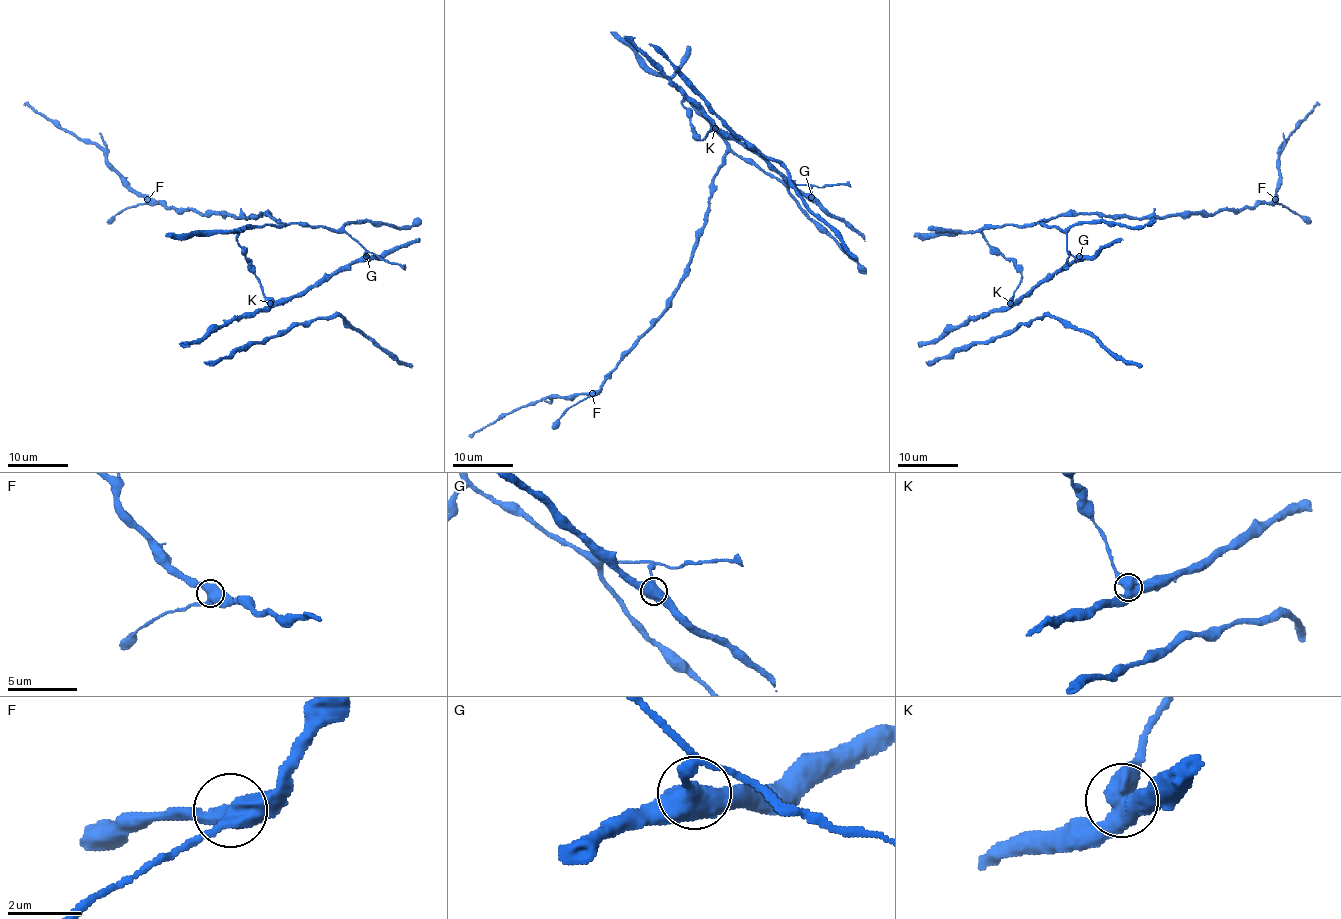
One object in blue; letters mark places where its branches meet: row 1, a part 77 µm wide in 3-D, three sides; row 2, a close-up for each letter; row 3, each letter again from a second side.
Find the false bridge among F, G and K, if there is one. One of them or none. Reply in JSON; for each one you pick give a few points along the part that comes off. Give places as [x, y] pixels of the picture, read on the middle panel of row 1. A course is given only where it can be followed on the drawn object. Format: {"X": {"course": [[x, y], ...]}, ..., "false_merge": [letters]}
{"false_merge": []}

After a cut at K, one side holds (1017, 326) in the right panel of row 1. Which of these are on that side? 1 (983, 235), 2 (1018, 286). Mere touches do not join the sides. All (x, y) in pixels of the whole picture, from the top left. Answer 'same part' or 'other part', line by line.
1: same part
2: other part

